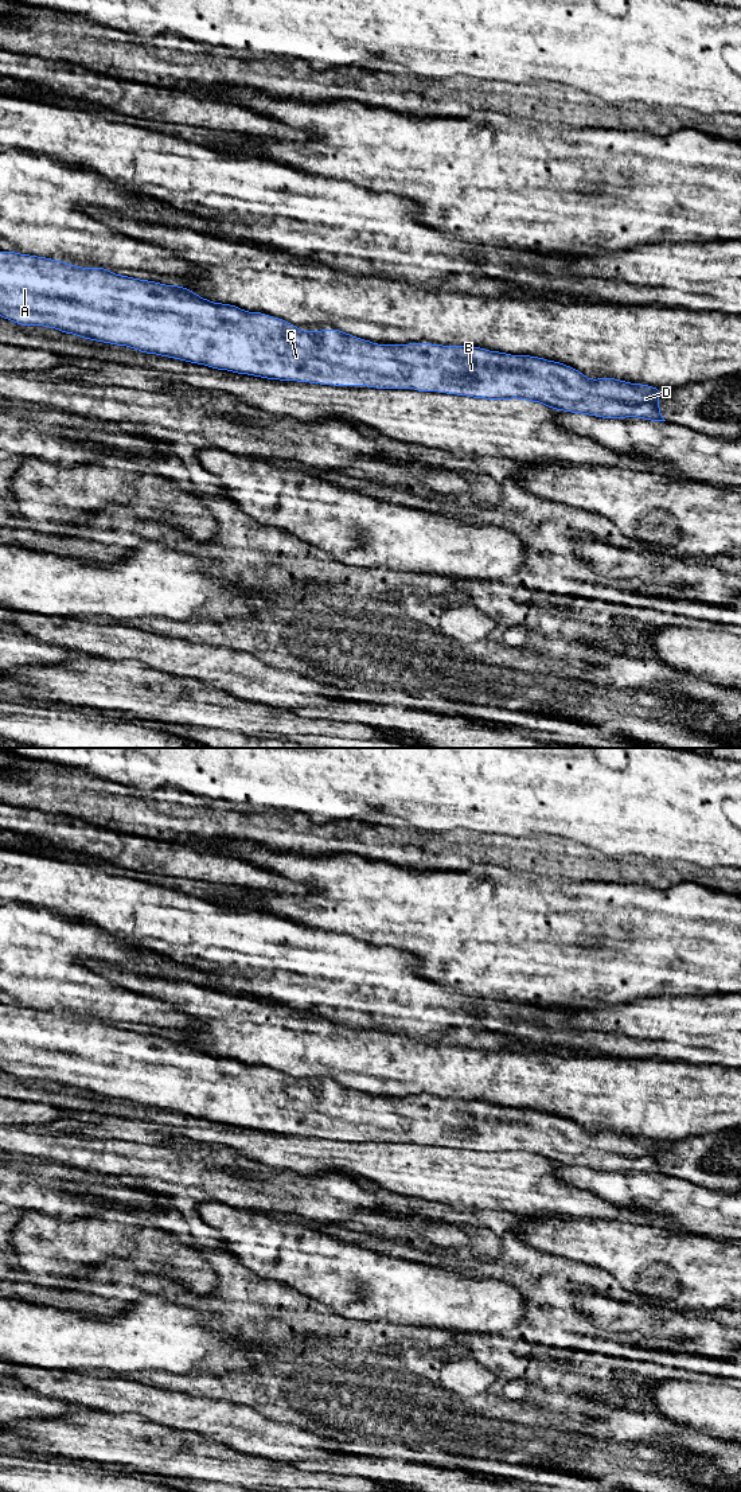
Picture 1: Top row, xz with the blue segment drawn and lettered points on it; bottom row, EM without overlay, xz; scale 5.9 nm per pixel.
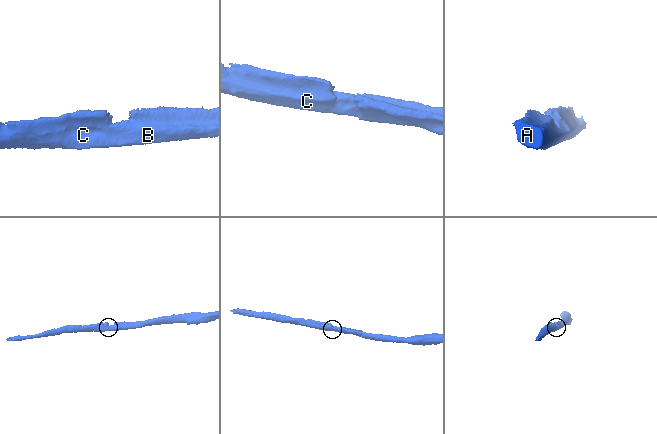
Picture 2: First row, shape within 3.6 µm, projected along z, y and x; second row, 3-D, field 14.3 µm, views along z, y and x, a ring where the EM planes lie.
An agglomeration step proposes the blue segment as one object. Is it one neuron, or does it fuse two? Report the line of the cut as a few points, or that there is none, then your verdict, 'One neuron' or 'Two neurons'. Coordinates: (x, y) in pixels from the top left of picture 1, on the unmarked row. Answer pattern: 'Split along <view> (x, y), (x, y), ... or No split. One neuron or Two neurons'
No split. One neuron

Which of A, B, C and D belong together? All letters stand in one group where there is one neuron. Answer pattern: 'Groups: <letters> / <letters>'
Groups: A B C D

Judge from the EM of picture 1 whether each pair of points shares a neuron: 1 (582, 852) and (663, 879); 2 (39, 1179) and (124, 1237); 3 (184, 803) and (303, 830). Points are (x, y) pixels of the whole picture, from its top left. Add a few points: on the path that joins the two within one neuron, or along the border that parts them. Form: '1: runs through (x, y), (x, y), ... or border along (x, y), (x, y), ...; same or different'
1: runs through (603, 868), (643, 871); same
2: border along (110, 1207), (71, 1219), (58, 1218); different
3: runs through (214, 821), (273, 829); same

